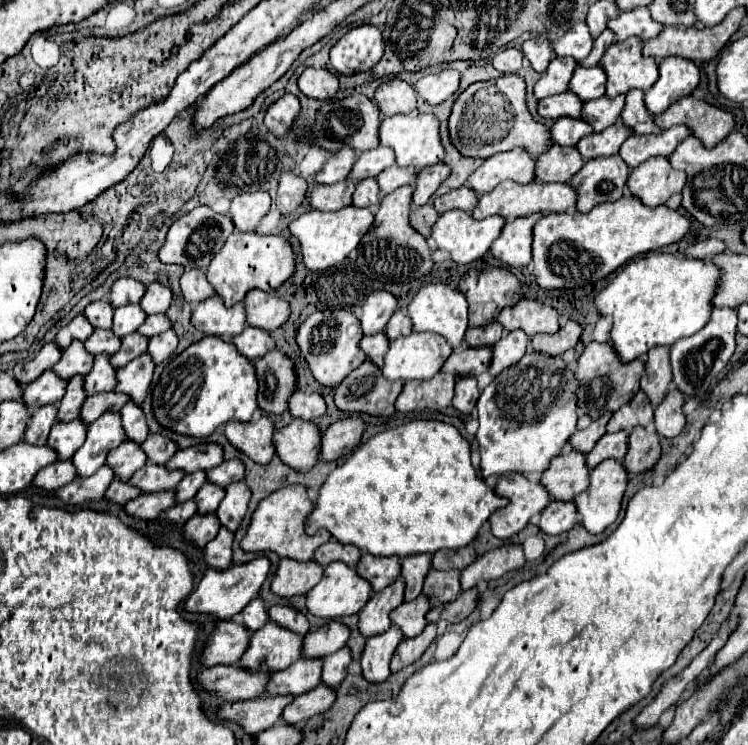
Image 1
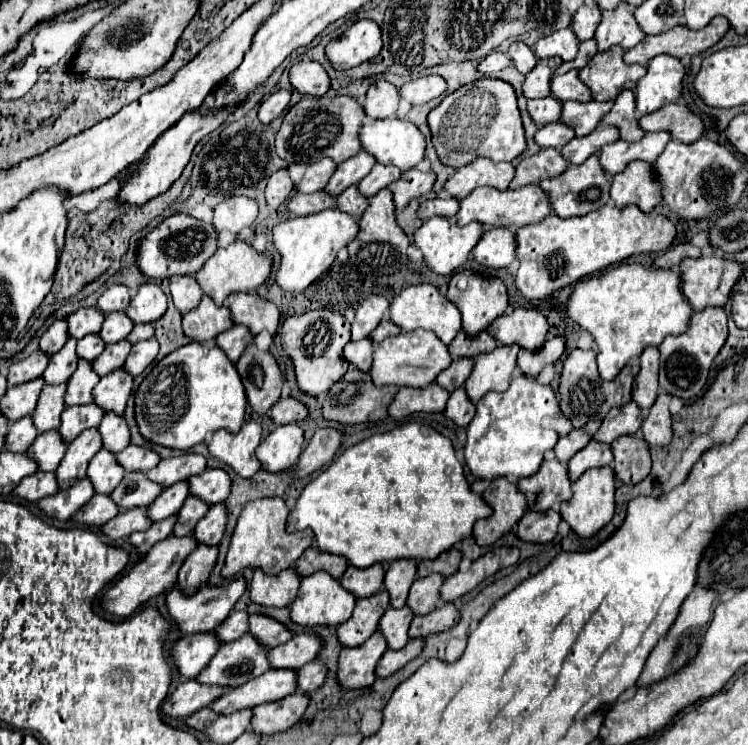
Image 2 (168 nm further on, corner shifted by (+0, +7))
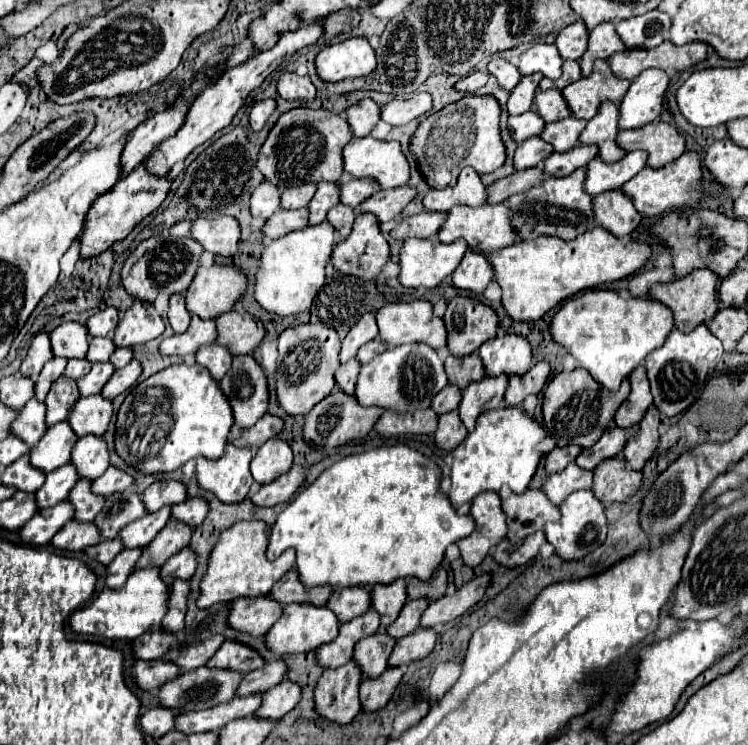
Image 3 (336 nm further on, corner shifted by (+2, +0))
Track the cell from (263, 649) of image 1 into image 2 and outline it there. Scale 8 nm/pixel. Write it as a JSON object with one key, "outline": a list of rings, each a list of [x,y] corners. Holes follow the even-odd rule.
{"outline":[[[242,635],[234,643],[220,645],[214,659],[204,667],[204,671],[198,673],[198,683],[206,685],[220,685],[220,687],[240,687],[242,683],[248,683],[250,679],[262,675],[266,669],[270,669],[270,663],[266,659],[268,649],[262,649],[262,645],[250,635]]]}

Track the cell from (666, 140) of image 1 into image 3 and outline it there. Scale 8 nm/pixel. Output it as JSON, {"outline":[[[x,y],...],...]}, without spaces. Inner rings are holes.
{"outline":[[[644,150],[628,152],[618,162],[604,162],[600,160],[600,156],[592,158],[588,164],[588,176],[584,184],[586,192],[598,196],[606,190],[620,188],[624,182],[628,182],[628,178],[636,176],[646,166],[646,158],[648,158],[648,152]]]}

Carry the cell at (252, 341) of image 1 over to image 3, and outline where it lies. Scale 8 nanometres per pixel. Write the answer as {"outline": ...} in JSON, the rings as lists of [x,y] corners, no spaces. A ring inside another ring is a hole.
{"outline":[[[212,342],[208,346],[202,346],[196,352],[196,362],[202,364],[204,368],[208,368],[210,374],[216,380],[222,380],[224,374],[228,372],[228,368],[230,368],[230,364],[232,364],[232,354],[226,346],[220,346],[218,342]]]}

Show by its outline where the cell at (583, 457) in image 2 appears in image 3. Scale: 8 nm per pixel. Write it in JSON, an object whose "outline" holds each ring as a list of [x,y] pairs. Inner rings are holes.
{"outline":[[[572,462],[572,464],[568,464],[568,468],[564,468],[558,474],[552,474],[546,480],[544,492],[548,494],[548,498],[552,498],[552,502],[562,504],[564,498],[570,496],[572,492],[576,492],[580,488],[590,488],[592,478],[594,478],[594,470],[584,470],[576,462]]]}

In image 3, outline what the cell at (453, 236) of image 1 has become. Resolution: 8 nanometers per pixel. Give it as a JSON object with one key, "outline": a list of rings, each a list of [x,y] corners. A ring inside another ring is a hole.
{"outline":[[[408,238],[404,240],[404,246],[400,250],[400,282],[408,288],[436,288],[438,284],[442,284],[444,280],[448,280],[452,276],[452,272],[456,270],[456,266],[460,264],[464,252],[468,250],[468,242],[456,240],[452,244],[442,244],[440,240],[432,240],[432,238]]]}

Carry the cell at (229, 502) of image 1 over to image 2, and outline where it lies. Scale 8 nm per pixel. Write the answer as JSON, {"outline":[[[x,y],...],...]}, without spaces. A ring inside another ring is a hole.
{"outline":[[[224,503],[210,507],[204,519],[198,521],[194,529],[194,539],[198,545],[218,545],[226,527],[226,507]]]}

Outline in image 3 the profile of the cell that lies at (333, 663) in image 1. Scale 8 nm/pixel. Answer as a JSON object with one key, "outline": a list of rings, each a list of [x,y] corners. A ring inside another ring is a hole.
{"outline":[[[284,680],[278,686],[274,686],[272,690],[264,692],[264,702],[260,706],[260,712],[256,712],[256,716],[282,718],[284,714],[288,714],[290,710],[296,708],[300,698],[302,698],[302,688],[296,682]]]}

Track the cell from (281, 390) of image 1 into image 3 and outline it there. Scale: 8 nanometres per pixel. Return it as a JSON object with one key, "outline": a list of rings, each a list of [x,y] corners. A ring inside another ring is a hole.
{"outline":[[[236,356],[228,374],[220,380],[234,410],[234,424],[250,428],[268,412],[268,380],[262,366],[252,356]]]}

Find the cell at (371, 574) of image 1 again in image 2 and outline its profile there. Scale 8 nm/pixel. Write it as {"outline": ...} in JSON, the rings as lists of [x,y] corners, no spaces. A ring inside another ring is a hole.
{"outline":[[[378,565],[378,567],[368,567],[368,569],[348,567],[340,581],[346,591],[362,599],[362,597],[370,597],[378,593],[382,587],[382,579],[384,579],[384,567]]]}

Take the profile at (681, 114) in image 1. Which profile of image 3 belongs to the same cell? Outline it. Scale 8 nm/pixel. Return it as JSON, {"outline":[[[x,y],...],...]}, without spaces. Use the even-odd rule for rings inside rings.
{"outline":[[[658,120],[642,128],[620,130],[618,146],[622,146],[626,152],[636,148],[646,150],[648,166],[658,168],[680,158],[680,154],[686,150],[686,140],[674,126]]]}

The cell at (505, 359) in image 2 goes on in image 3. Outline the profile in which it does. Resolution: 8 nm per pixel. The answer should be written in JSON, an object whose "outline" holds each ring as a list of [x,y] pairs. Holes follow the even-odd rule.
{"outline":[[[498,374],[498,376],[484,376],[482,380],[470,382],[464,388],[458,412],[468,432],[474,430],[476,418],[478,414],[482,414],[482,410],[504,406],[506,386],[508,386],[506,374]]]}

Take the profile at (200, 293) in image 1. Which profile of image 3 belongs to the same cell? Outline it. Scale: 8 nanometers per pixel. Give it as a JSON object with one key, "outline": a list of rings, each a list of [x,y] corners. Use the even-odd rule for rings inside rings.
{"outline":[[[172,294],[170,296],[170,308],[168,308],[168,320],[170,320],[174,332],[176,334],[184,332],[190,324],[190,318],[192,318],[192,314],[186,308],[184,294]]]}

